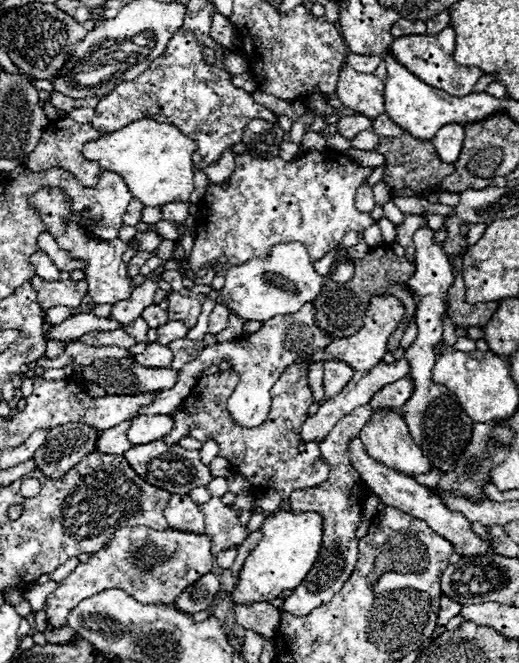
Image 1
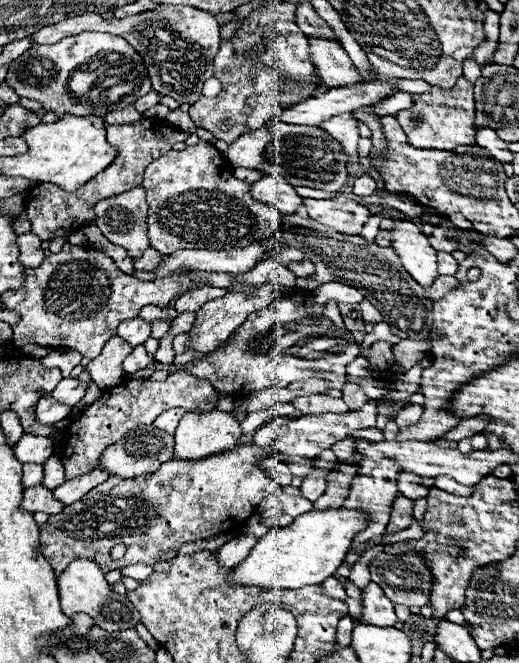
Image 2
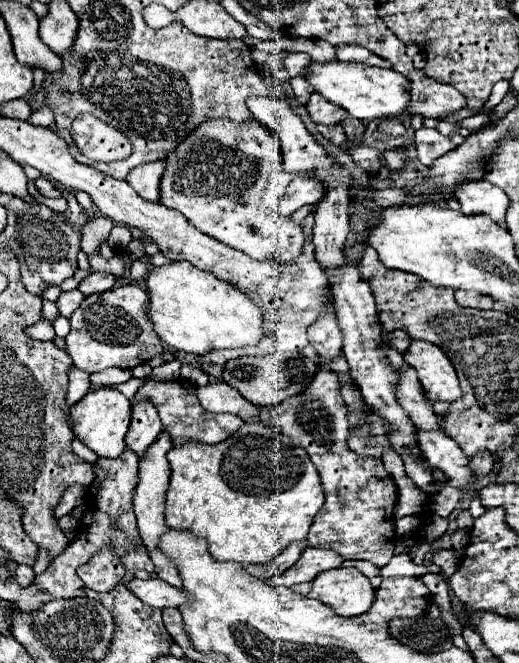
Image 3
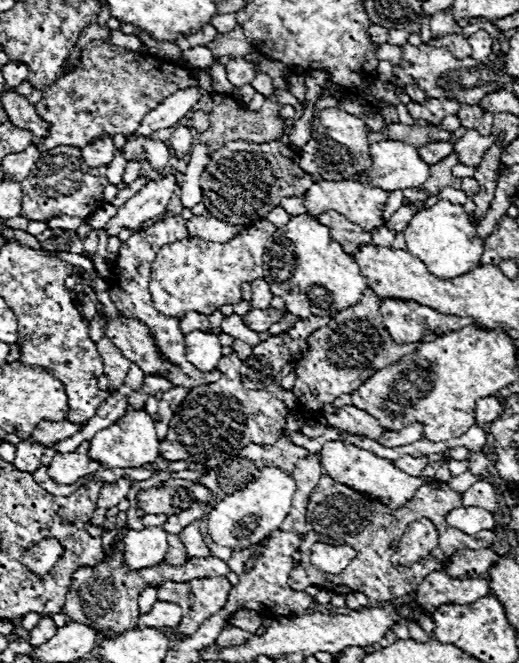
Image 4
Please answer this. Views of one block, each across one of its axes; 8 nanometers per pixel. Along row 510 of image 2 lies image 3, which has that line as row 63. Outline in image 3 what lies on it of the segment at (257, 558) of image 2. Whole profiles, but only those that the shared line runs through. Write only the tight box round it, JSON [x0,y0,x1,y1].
[302,62,410,120]

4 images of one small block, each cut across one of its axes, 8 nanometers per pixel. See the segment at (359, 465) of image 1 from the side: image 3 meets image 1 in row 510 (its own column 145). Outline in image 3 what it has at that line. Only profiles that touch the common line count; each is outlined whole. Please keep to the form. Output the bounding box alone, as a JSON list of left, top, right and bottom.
[126,402,162,458]

